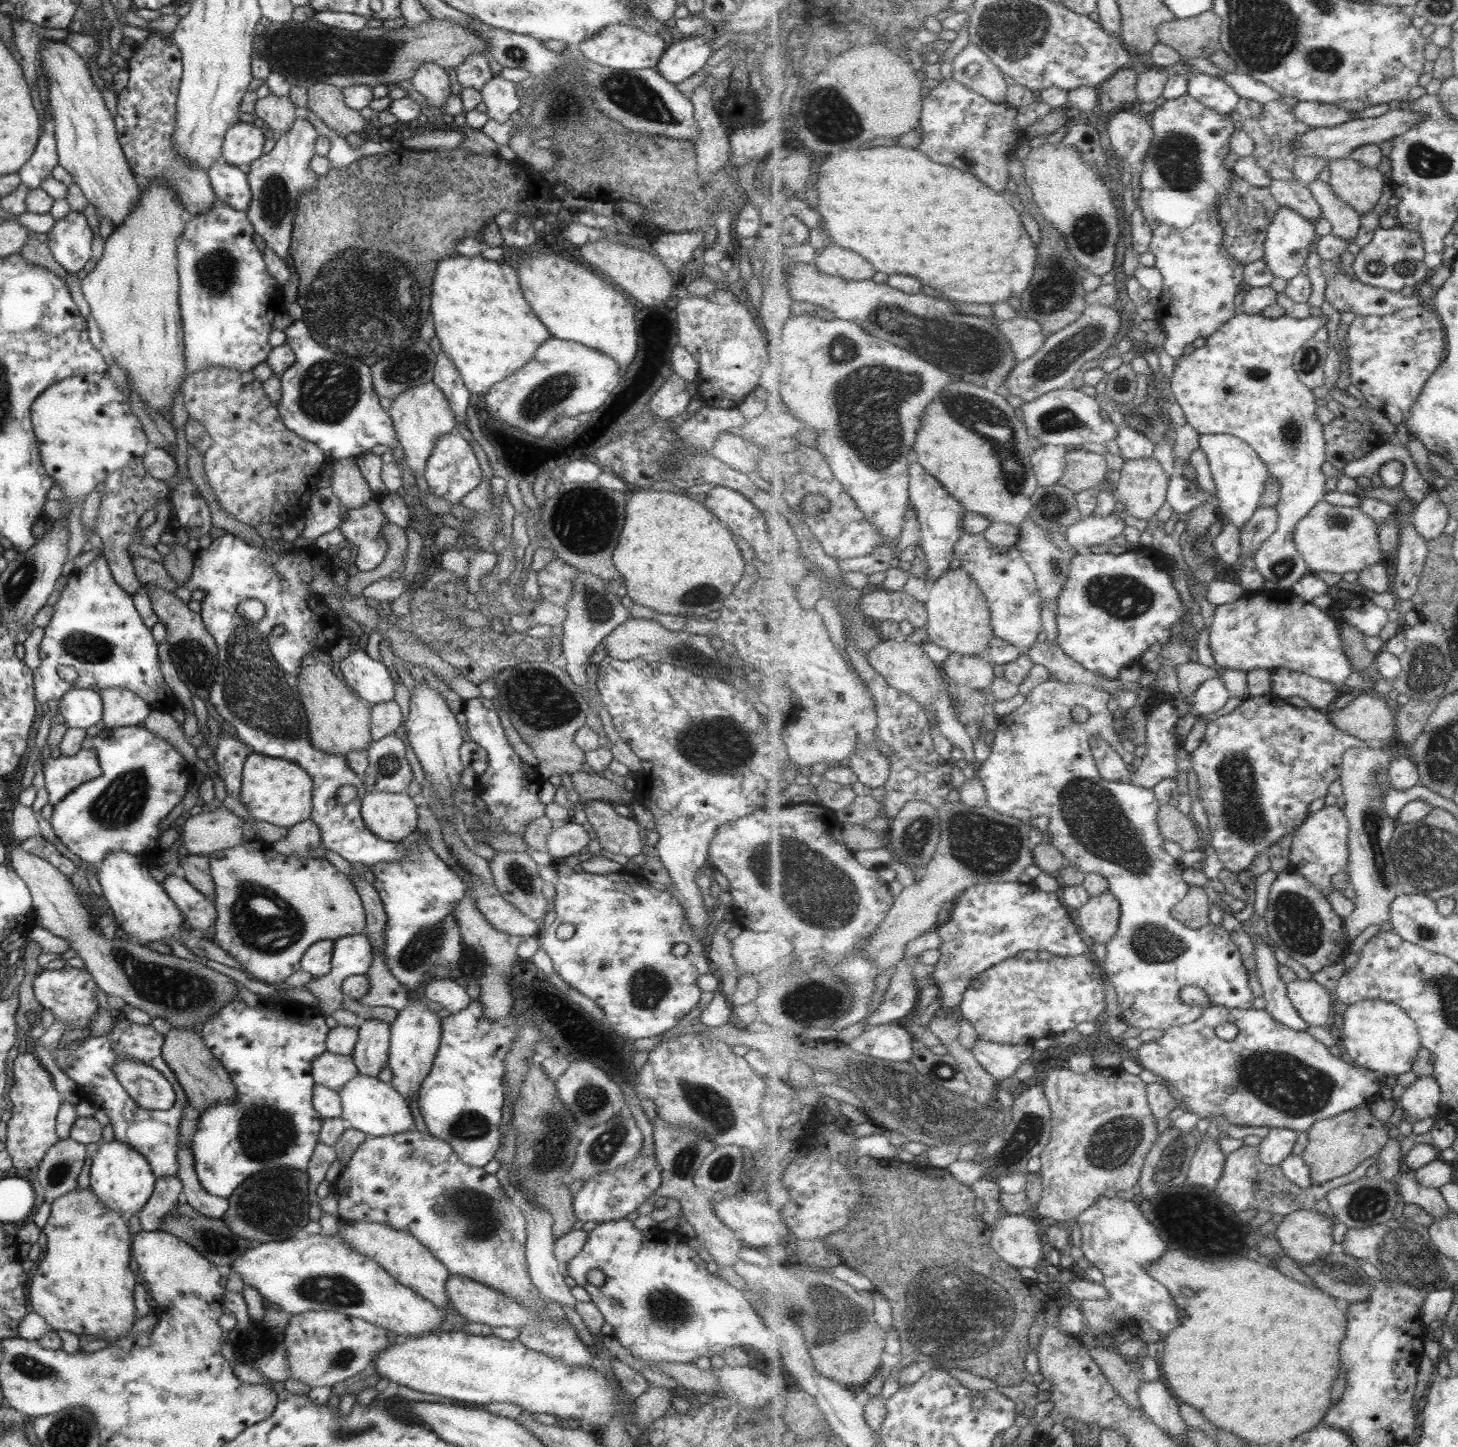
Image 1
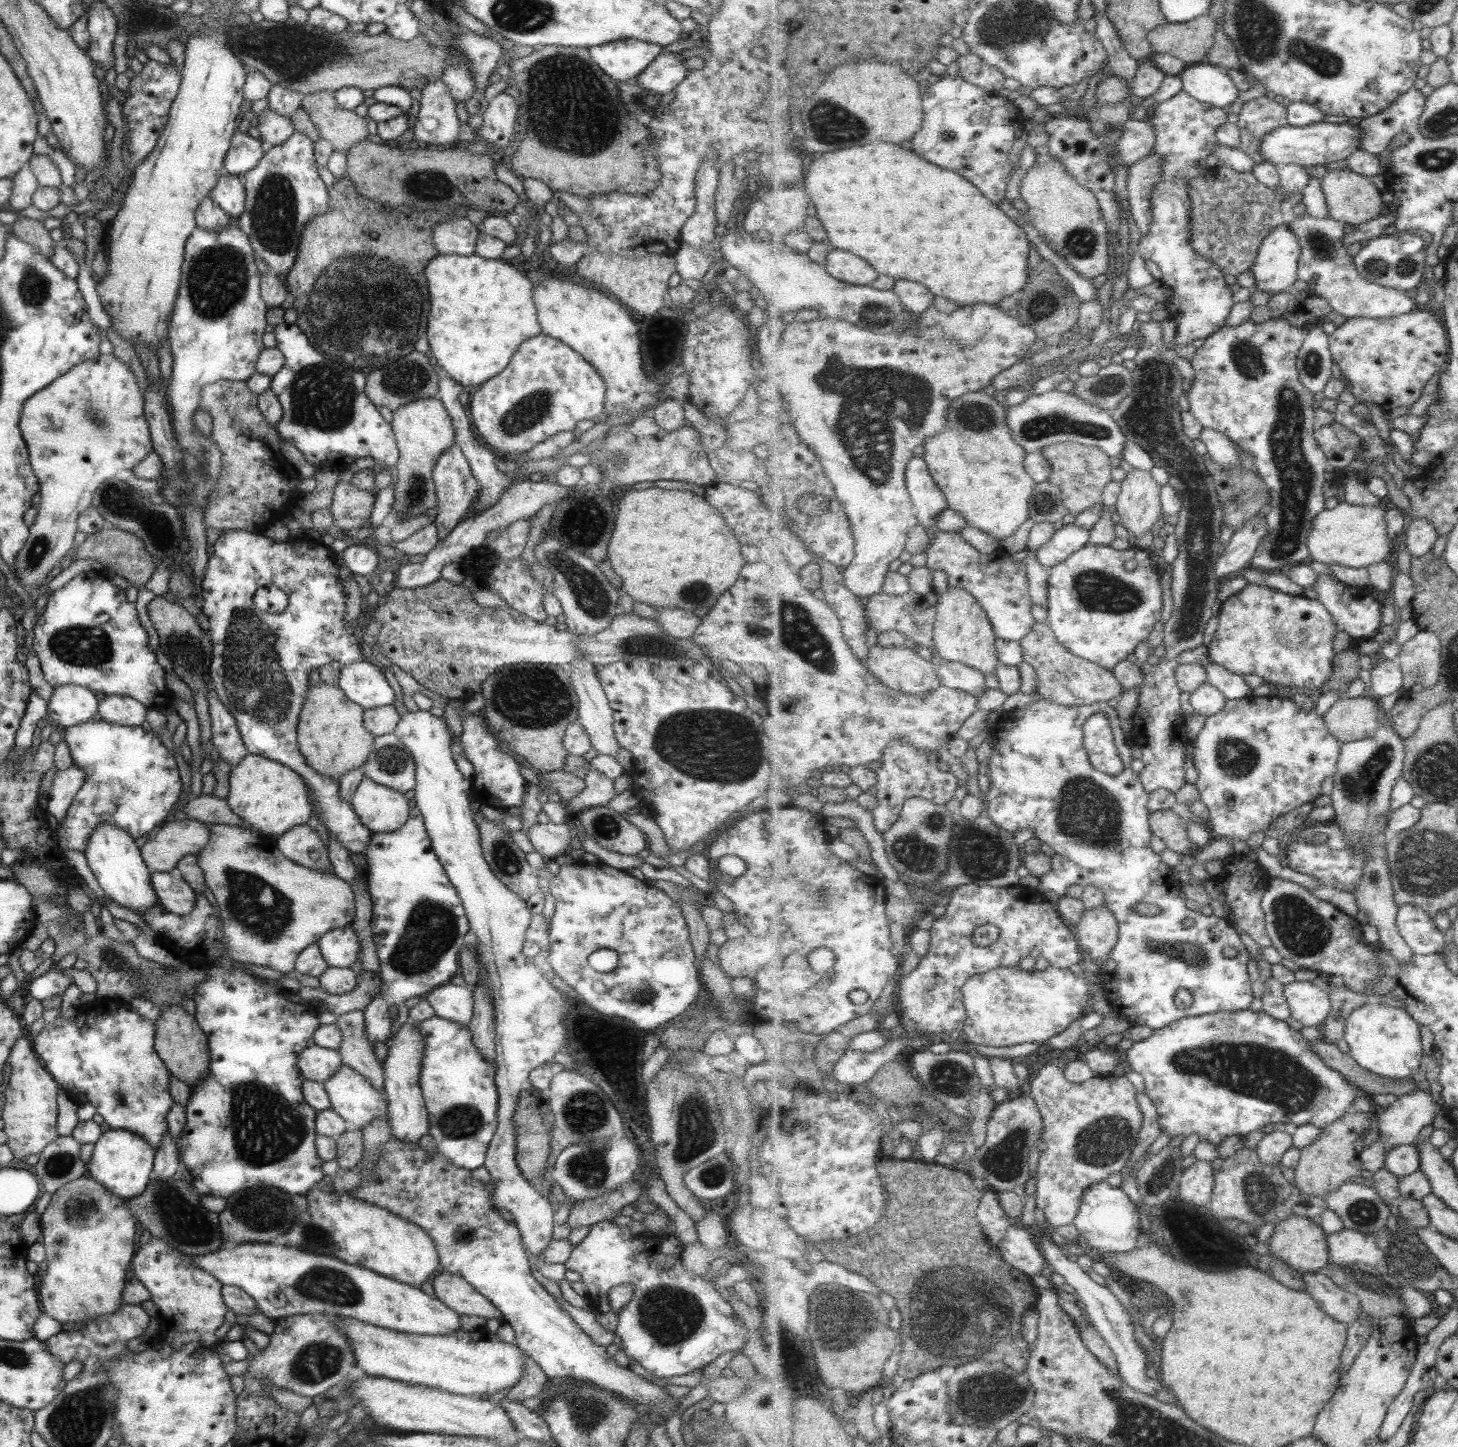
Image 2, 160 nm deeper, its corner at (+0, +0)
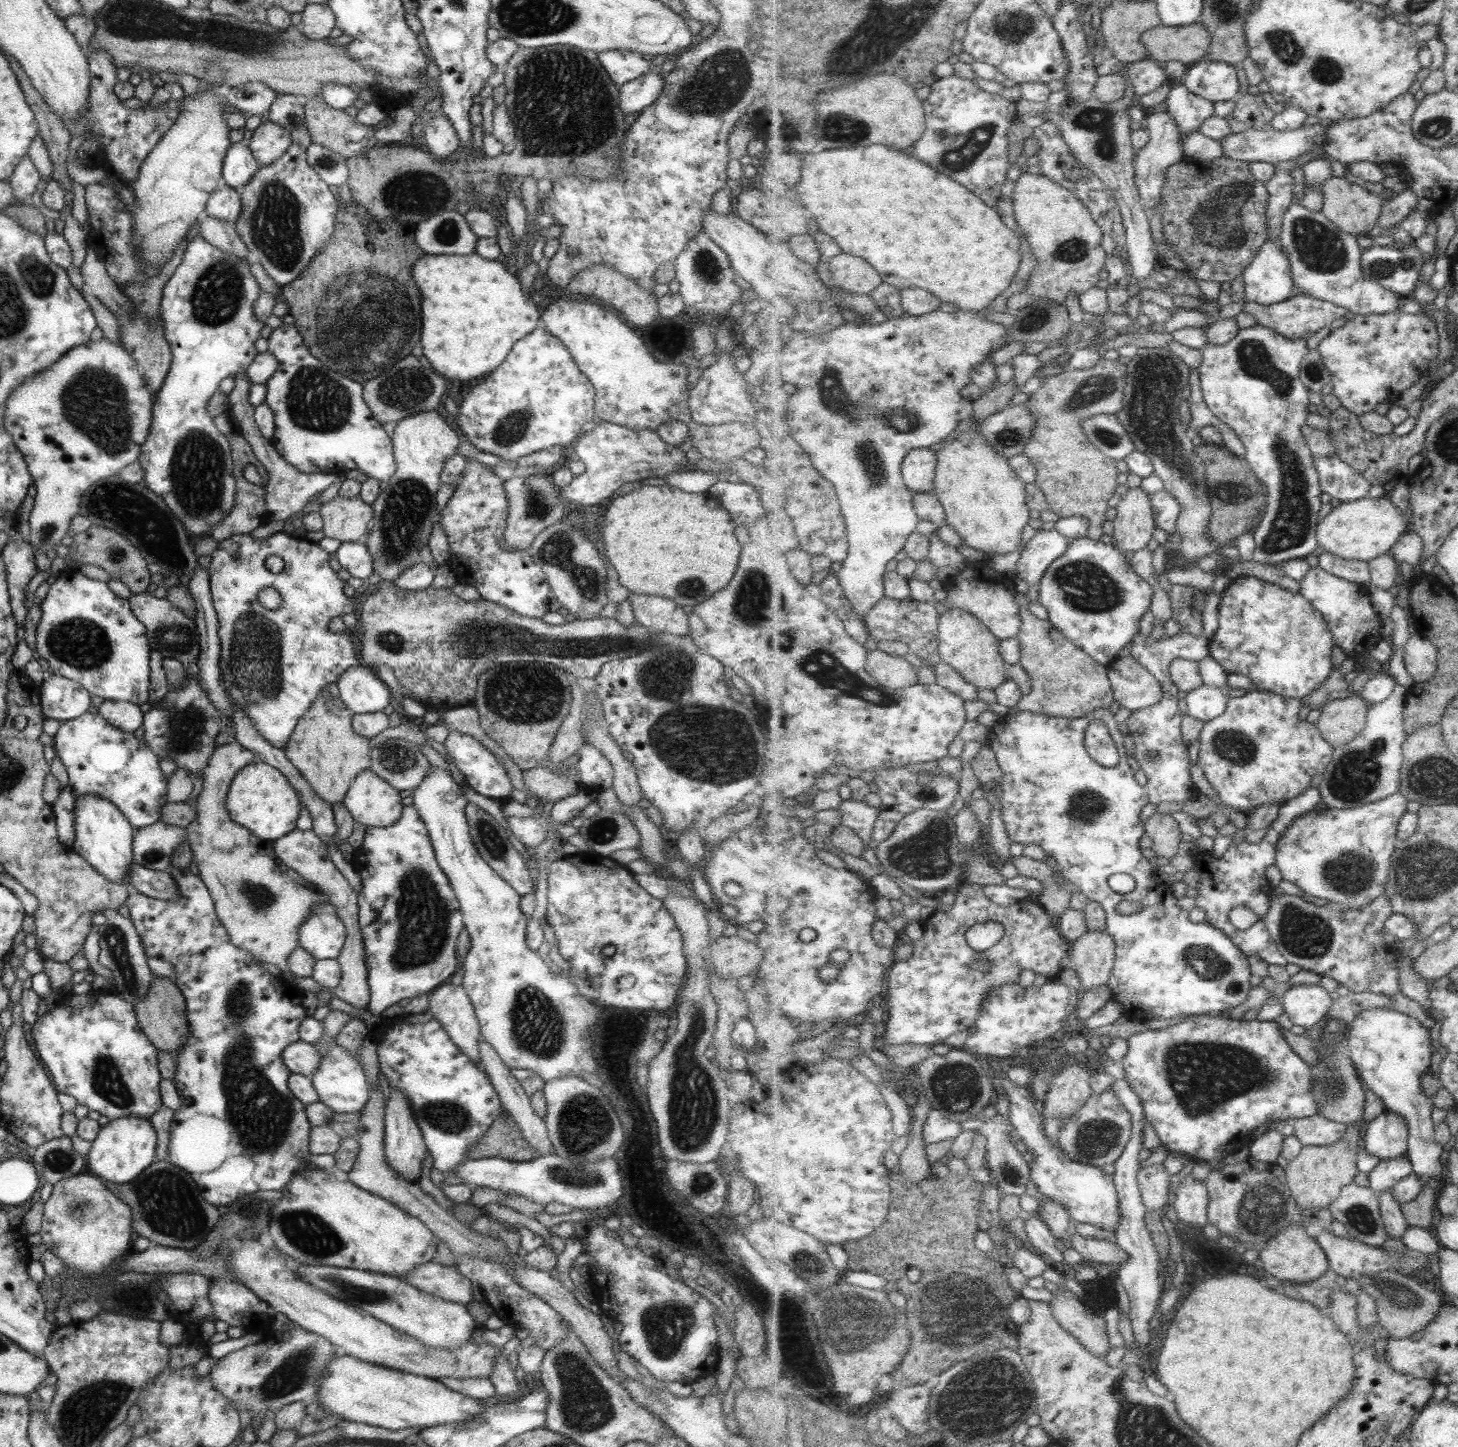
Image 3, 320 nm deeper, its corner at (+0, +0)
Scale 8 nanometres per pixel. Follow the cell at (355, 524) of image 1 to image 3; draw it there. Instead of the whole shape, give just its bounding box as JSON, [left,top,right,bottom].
[335,542,373,580]

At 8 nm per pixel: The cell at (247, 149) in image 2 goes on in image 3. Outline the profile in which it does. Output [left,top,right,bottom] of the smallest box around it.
[222,141,258,189]

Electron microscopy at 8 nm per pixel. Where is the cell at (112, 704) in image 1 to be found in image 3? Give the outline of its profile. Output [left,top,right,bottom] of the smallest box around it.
[97,701,143,733]

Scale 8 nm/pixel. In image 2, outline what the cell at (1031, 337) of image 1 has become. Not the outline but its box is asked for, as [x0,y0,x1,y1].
[764,303,1040,600]

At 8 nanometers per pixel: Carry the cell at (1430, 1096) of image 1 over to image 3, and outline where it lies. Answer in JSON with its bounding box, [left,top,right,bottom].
[1365,1109,1409,1160]

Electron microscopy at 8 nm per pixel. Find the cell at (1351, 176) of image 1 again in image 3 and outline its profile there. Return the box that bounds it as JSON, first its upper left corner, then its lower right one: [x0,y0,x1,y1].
[1321,177,1387,236]

